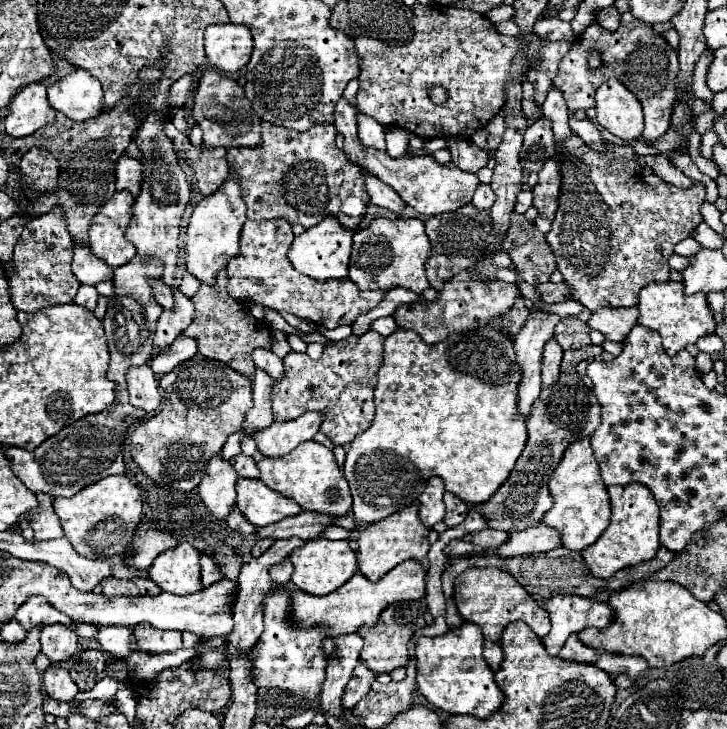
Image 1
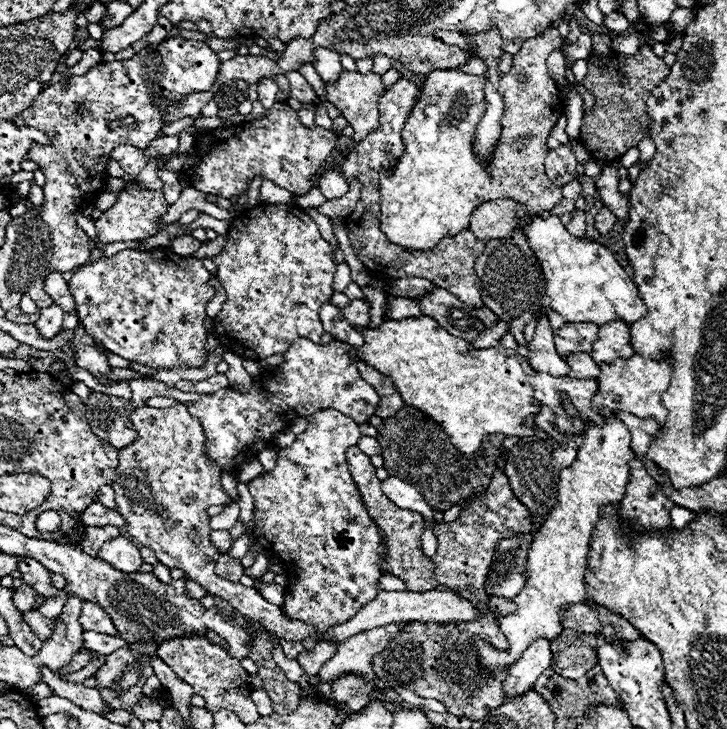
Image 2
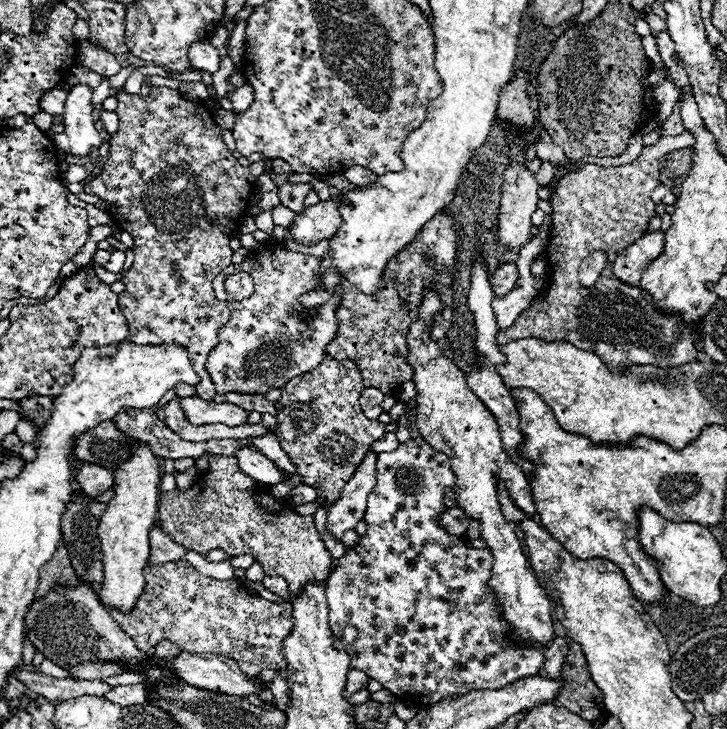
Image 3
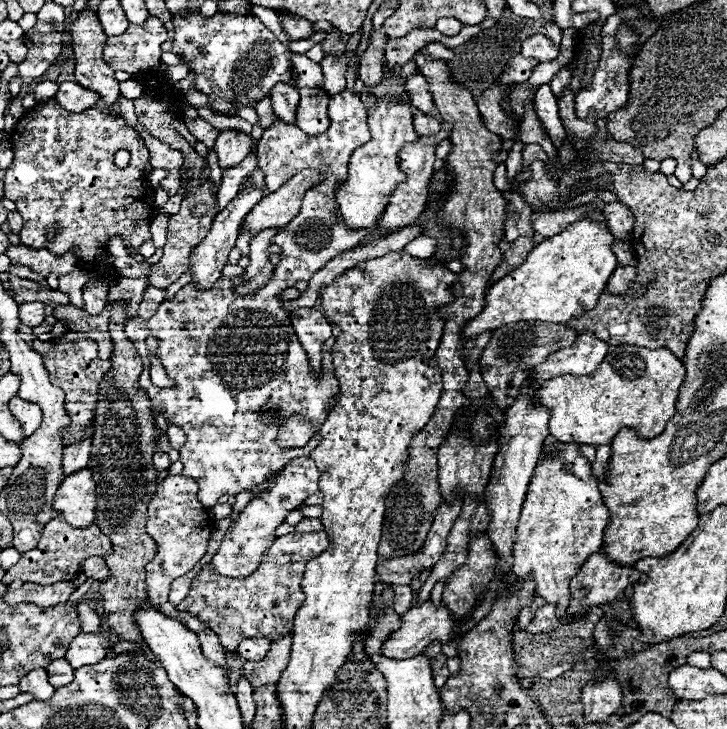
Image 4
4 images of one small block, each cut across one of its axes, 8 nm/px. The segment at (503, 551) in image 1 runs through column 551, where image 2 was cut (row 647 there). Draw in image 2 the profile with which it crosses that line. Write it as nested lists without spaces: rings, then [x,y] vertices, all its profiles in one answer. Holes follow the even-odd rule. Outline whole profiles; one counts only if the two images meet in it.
[[[536,640],[536,644],[528,646],[524,650],[524,656],[508,670],[508,678],[504,682],[504,690],[508,698],[520,696],[526,690],[530,690],[538,680],[538,676],[546,668],[550,668],[550,664],[552,664],[550,640]]]

